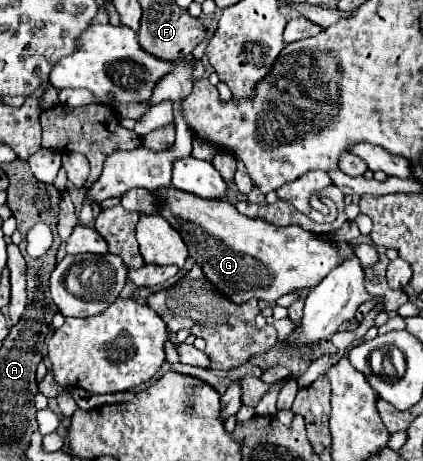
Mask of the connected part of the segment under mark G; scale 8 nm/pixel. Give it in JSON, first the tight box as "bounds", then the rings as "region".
{"bounds":[161,187,341,305],"region":[[[175,187],[161,195],[167,197],[167,209],[161,215],[179,231],[189,247],[189,255],[201,265],[209,283],[237,305],[251,297],[275,303],[285,293],[311,289],[341,261],[329,239],[301,227],[279,229],[267,221],[249,219],[227,199],[201,199]]]}

